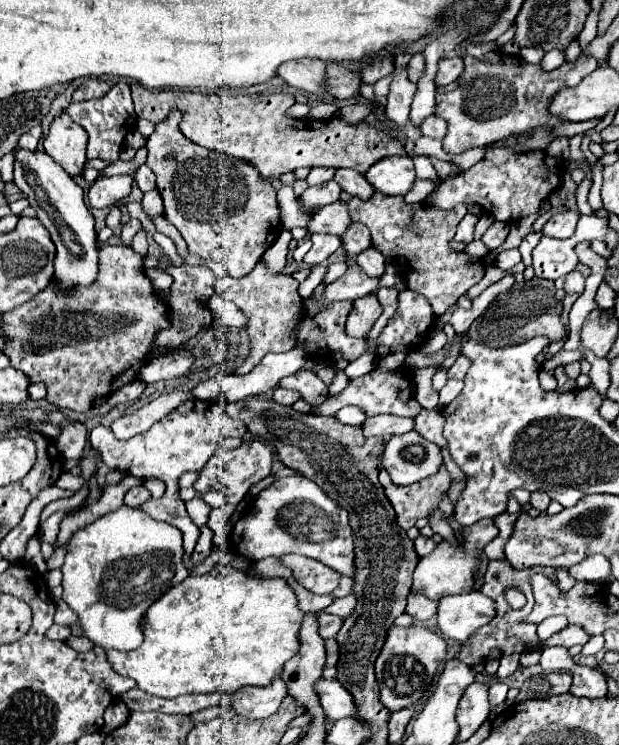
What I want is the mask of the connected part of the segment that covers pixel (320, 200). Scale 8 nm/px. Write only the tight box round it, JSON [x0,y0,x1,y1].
[302,181,340,207]

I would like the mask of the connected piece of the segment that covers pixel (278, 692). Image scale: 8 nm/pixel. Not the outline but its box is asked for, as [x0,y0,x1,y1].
[228,677,286,719]

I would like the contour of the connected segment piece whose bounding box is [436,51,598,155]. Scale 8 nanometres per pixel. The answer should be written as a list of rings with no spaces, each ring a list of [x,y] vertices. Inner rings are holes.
[[[488,51],[482,59],[464,57],[464,71],[460,75],[460,85],[450,91],[450,93],[438,93],[436,95],[436,113],[440,119],[448,123],[446,137],[442,139],[444,149],[452,155],[458,155],[470,147],[476,145],[492,145],[494,141],[502,139],[504,135],[512,135],[512,131],[530,131],[532,127],[538,127],[540,123],[560,123],[560,119],[552,119],[550,115],[544,115],[544,103],[552,99],[554,91],[560,87],[572,87],[580,83],[586,75],[590,75],[594,69],[598,69],[598,61],[592,55],[582,53],[576,63],[564,63],[554,71],[544,71],[540,65],[530,65],[522,59],[516,59],[514,55],[508,53],[498,53],[498,51]]]

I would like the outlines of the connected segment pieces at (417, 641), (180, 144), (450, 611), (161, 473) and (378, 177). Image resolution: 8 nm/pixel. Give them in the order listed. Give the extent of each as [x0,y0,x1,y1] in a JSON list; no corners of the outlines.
[[376,625,446,711],[146,111,282,277],[436,591,496,645],[90,397,246,553],[364,155,416,195]]

